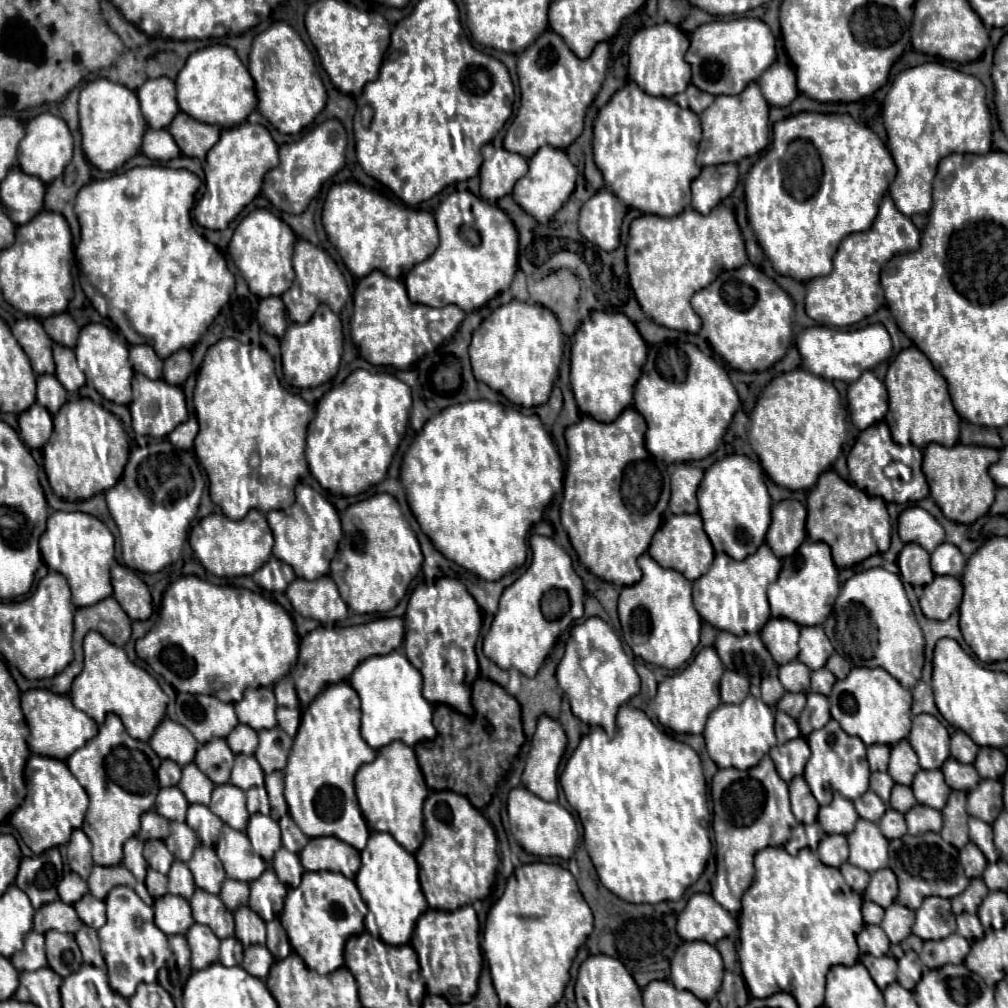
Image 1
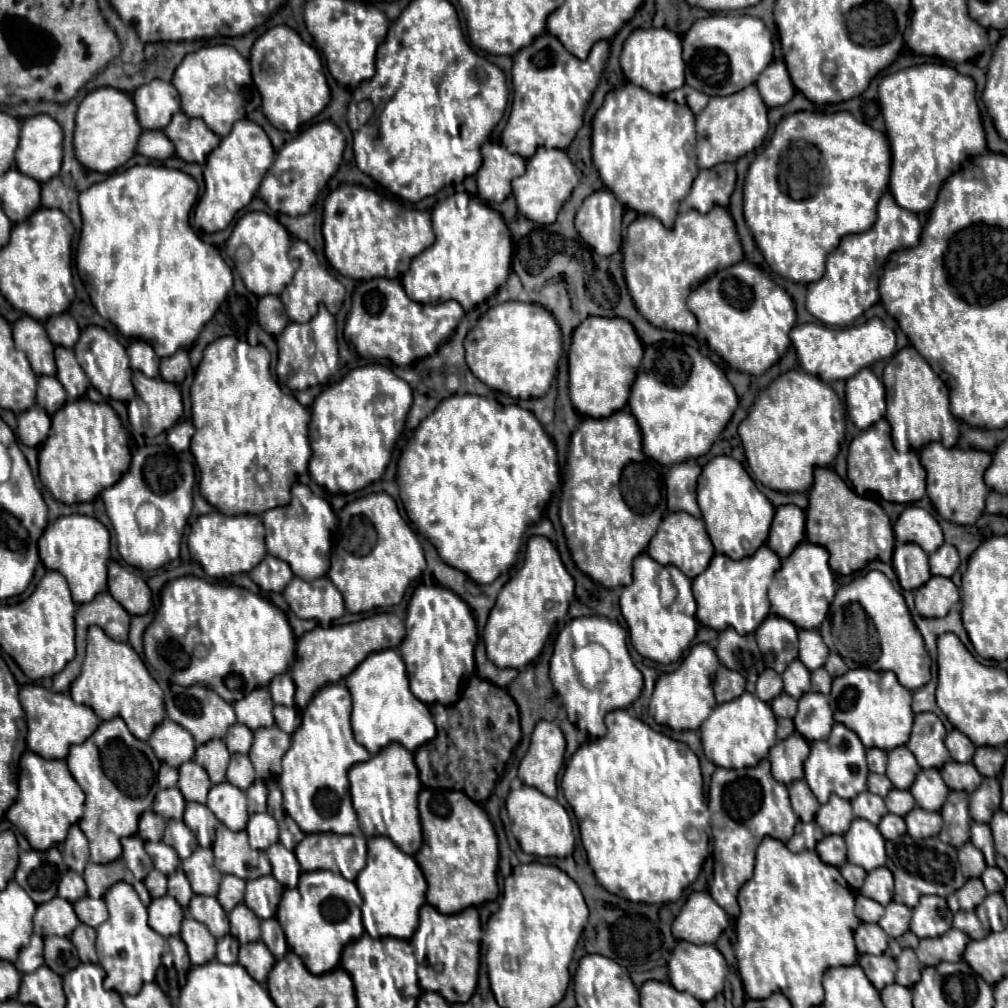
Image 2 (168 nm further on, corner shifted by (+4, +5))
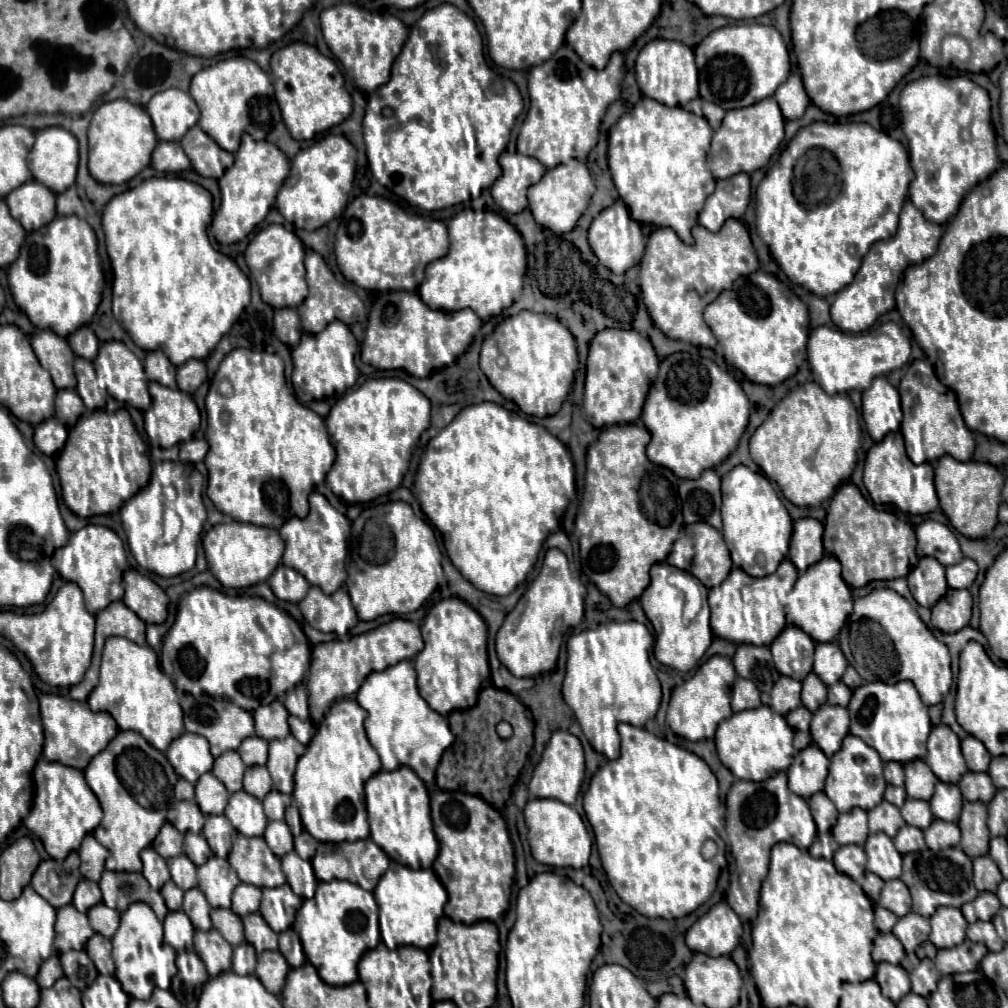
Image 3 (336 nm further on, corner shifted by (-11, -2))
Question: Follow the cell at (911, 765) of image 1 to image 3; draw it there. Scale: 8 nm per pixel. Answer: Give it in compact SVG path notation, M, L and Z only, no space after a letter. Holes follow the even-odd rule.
M914 760L912 764L904 764L904 776L906 776L906 792L910 798L918 798L918 800L932 798L934 784L938 780L924 760Z

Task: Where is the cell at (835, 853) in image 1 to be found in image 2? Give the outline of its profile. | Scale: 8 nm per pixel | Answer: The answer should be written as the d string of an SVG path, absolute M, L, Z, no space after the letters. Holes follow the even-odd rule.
M827 835L817 843L817 853L821 857L821 861L833 865L833 867L841 867L845 863L845 841L841 835Z

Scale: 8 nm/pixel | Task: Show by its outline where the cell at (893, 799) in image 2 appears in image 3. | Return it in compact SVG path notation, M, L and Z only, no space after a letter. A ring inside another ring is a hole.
M912 798L906 800L906 804L902 808L902 818L906 820L906 824L916 826L920 830L926 830L928 824L932 824L932 820L934 820L934 816L932 816L932 812L928 808L928 802L912 800Z

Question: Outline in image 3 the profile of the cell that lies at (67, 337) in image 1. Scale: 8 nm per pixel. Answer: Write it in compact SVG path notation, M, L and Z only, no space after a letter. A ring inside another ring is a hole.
M84 326L84 328L76 330L66 340L68 340L68 344L72 344L72 352L76 356L86 358L86 360L94 360L96 358L100 342L98 342L98 338L96 338L96 334L94 334L94 330L90 326Z

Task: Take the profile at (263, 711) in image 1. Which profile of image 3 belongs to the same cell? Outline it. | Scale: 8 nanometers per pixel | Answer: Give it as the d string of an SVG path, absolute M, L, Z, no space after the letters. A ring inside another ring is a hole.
M272 702L268 706L260 706L254 712L254 722L256 722L256 736L264 740L276 740L284 738L290 734L288 728L288 710L280 702Z

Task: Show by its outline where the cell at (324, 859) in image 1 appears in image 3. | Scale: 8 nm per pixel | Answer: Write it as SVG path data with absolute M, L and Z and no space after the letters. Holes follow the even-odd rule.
M364 838L364 844L362 844L362 840L340 842L340 844L320 844L316 850L316 856L312 858L312 868L320 882L348 880L348 882L362 886L368 892L372 892L376 888L380 876L388 870L388 864L390 864L390 858L386 856L386 852L380 846L376 846L370 838Z

